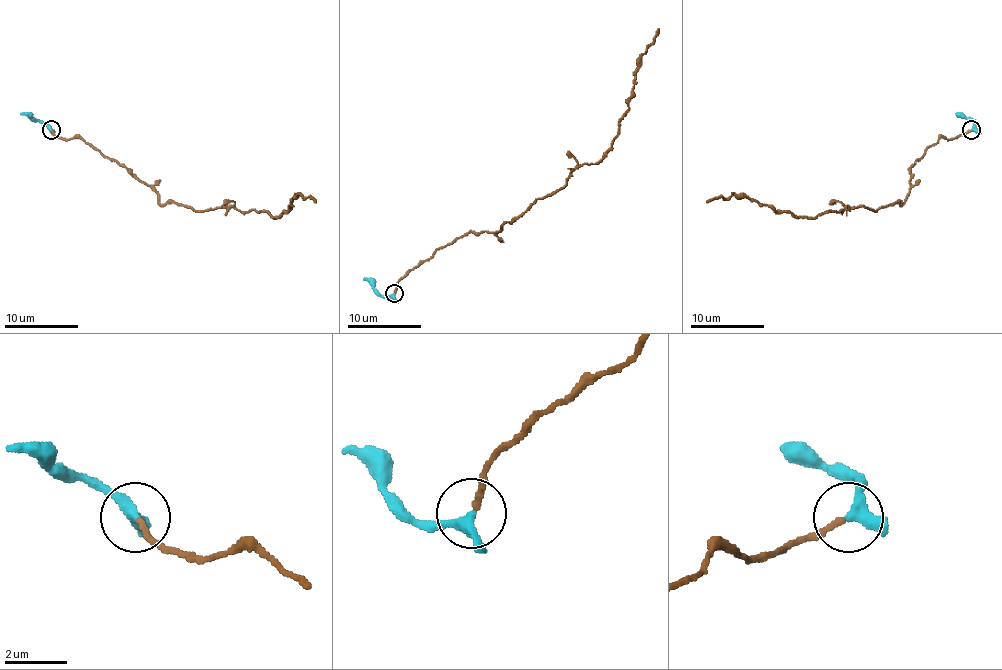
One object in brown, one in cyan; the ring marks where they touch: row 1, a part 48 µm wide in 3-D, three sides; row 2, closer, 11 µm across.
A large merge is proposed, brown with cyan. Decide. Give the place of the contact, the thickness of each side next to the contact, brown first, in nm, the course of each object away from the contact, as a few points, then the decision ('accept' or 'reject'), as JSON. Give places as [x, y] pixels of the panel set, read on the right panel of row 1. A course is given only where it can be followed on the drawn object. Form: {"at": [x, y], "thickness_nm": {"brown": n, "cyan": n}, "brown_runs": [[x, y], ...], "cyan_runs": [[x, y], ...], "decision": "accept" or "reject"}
{"at": [971, 130], "thickness_nm": {"brown": 190, "cyan": 320}, "brown_runs": [[971, 129], [941, 137], [927, 149], [910, 168], [901, 205], [796, 217], [734, 195], [706, 203]], "cyan_runs": [[971, 129], [973, 120], [956, 113]], "decision": "accept"}

